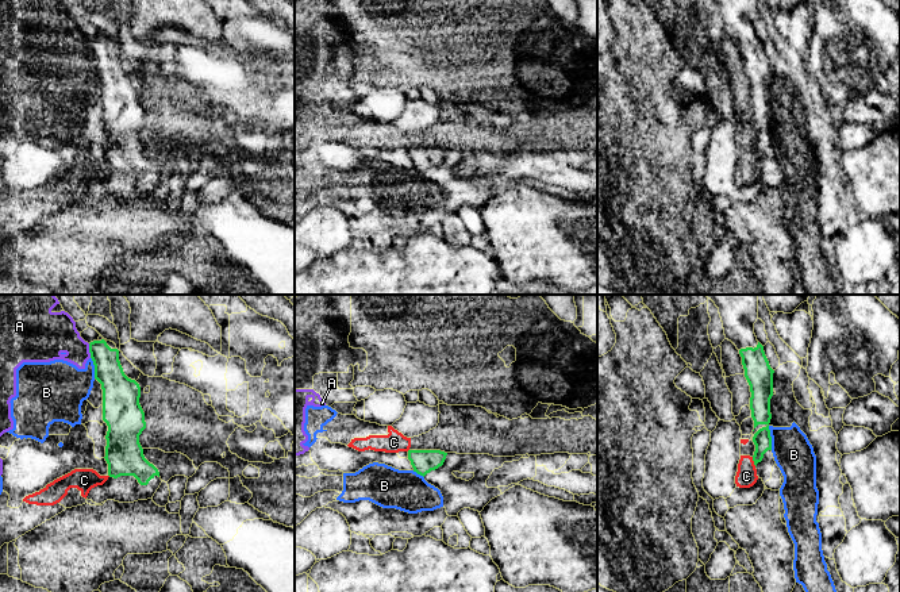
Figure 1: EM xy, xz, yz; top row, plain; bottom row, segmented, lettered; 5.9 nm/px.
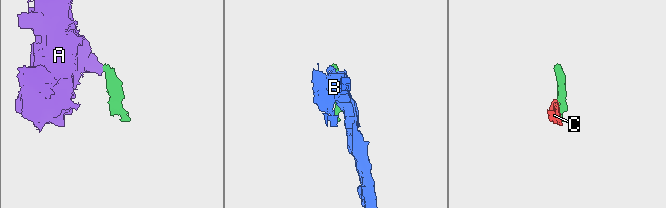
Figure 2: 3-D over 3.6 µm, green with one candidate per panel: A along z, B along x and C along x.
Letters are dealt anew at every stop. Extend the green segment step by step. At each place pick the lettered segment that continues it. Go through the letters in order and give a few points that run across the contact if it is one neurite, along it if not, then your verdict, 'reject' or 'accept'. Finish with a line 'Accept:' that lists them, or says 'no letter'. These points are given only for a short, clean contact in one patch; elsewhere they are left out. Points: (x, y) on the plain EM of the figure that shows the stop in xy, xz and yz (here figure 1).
A: xy (88, 41), (91, 54) | reject
B: reject
C: yz (752, 154), (756, 162) | reject
Accept: no letter

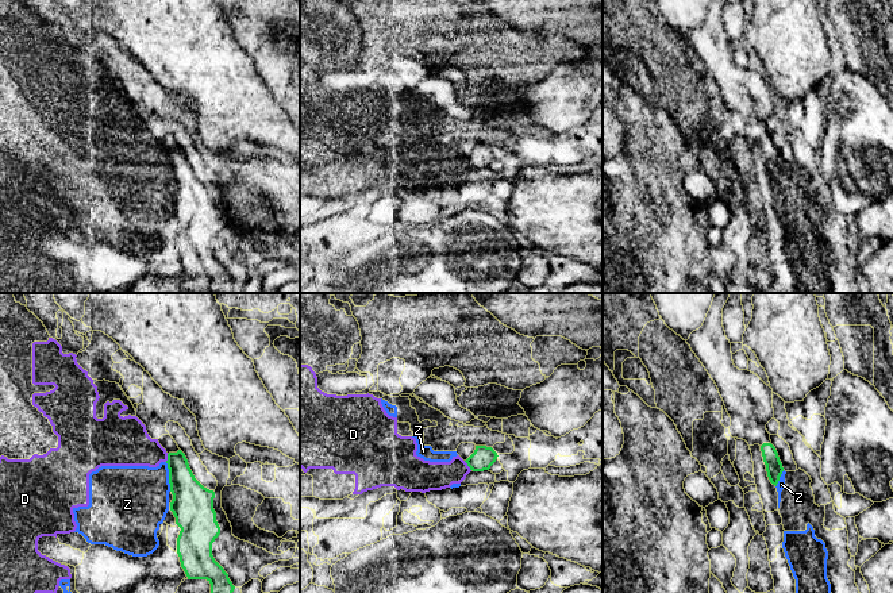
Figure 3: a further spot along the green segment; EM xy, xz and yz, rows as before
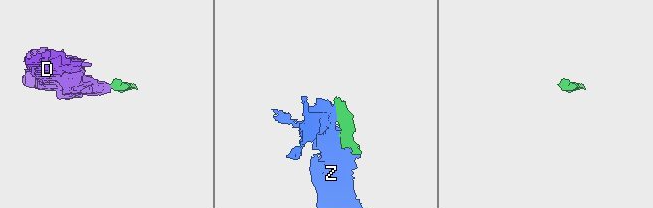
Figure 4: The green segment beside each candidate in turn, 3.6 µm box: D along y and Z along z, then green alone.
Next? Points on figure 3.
D: xz (464, 158), (470, 168) | reject
Z: reject
Accept: no letter

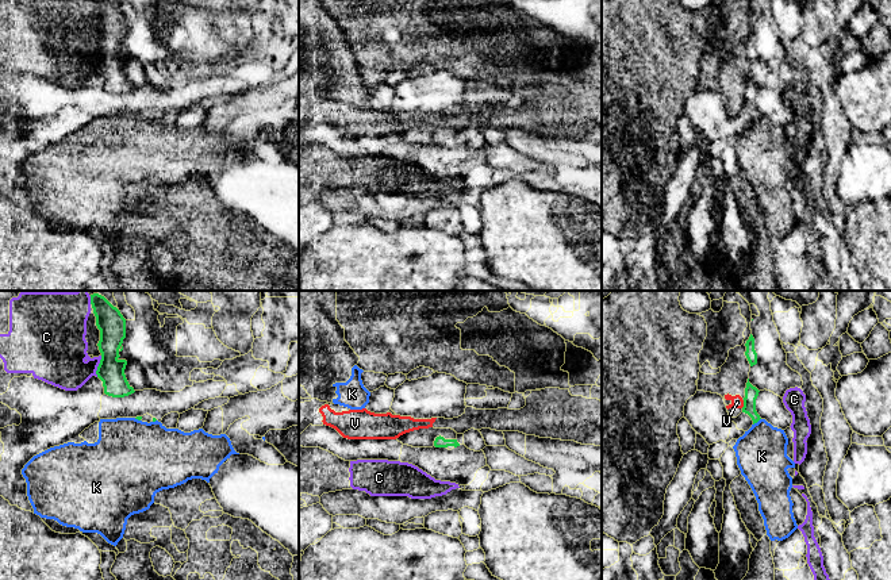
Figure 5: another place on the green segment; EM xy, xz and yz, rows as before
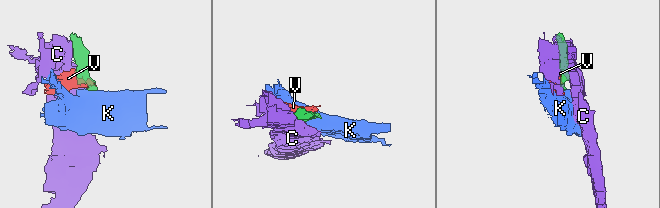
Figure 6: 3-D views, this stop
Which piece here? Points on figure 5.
C: reject
K: yz (760, 115), (753, 122) | reject
V: yz (744, 98), (741, 104) | reject
Accept: no letter

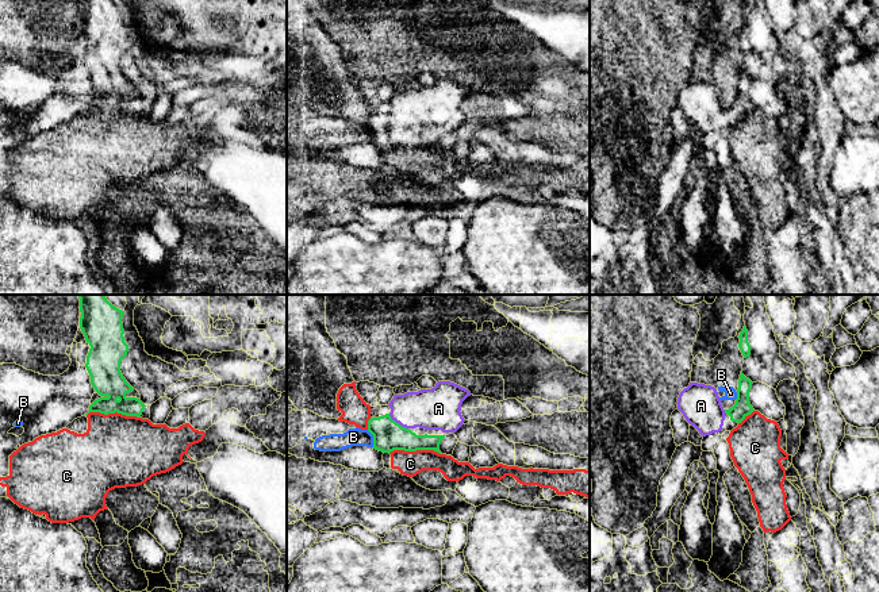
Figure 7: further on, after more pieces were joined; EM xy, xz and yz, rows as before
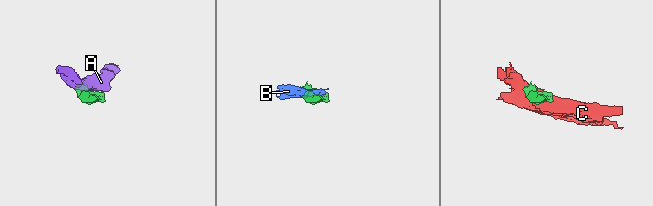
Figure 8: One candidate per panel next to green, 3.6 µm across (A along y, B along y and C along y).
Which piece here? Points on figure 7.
A: xz (388, 133), (398, 120), (411, 107), (437, 106) | accept
B: xz (367, 127), (372, 133), (373, 143) | reject
C: xy (87, 111), (121, 110), (138, 115) | reject
Accept: A

